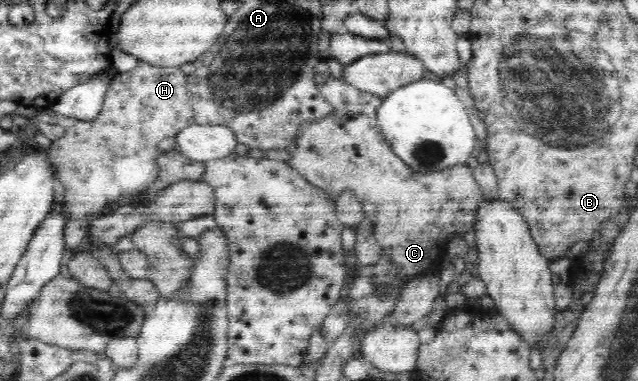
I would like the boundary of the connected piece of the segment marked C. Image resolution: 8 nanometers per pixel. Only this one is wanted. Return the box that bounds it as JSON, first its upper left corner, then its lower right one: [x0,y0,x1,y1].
[286,76,486,282]

